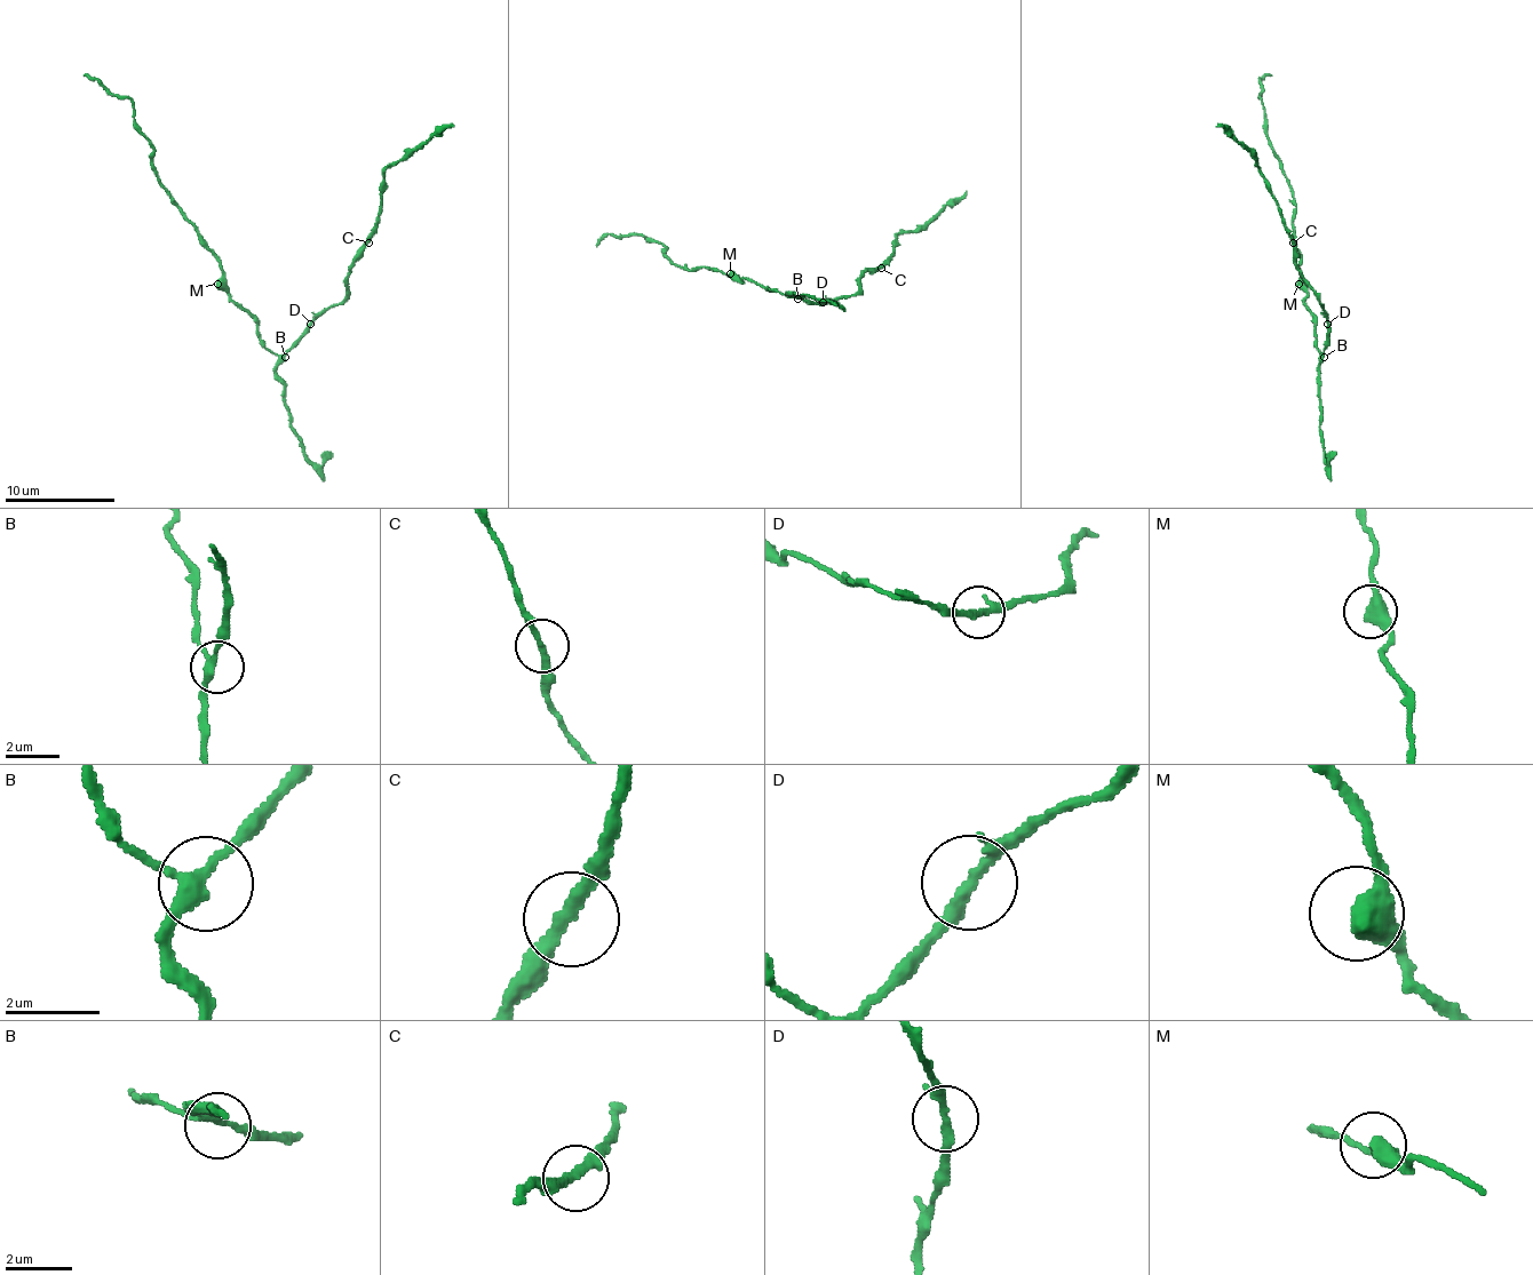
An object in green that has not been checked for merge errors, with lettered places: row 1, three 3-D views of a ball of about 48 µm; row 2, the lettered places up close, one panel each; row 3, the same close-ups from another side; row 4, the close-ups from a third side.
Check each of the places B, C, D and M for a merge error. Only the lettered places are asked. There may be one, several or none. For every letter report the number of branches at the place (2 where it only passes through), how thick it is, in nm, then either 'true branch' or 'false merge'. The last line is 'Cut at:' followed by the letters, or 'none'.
B: 3 branches meet; 240 nm thick; true branch
C: 2 branches meet; 240 nm thick; true branch
D: 3 branches meet; 190 nm thick; true branch
M: 2 branches meet; 480 nm thick; true branch
Cut at: none

